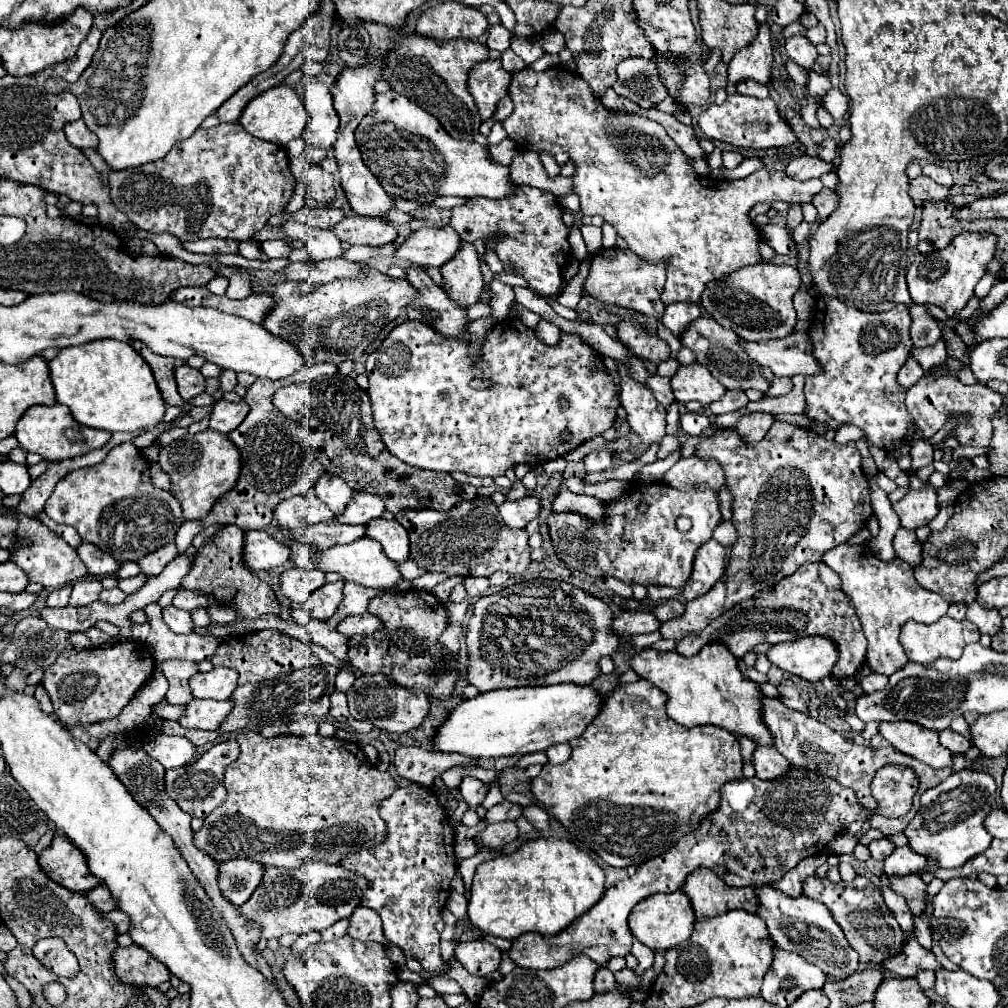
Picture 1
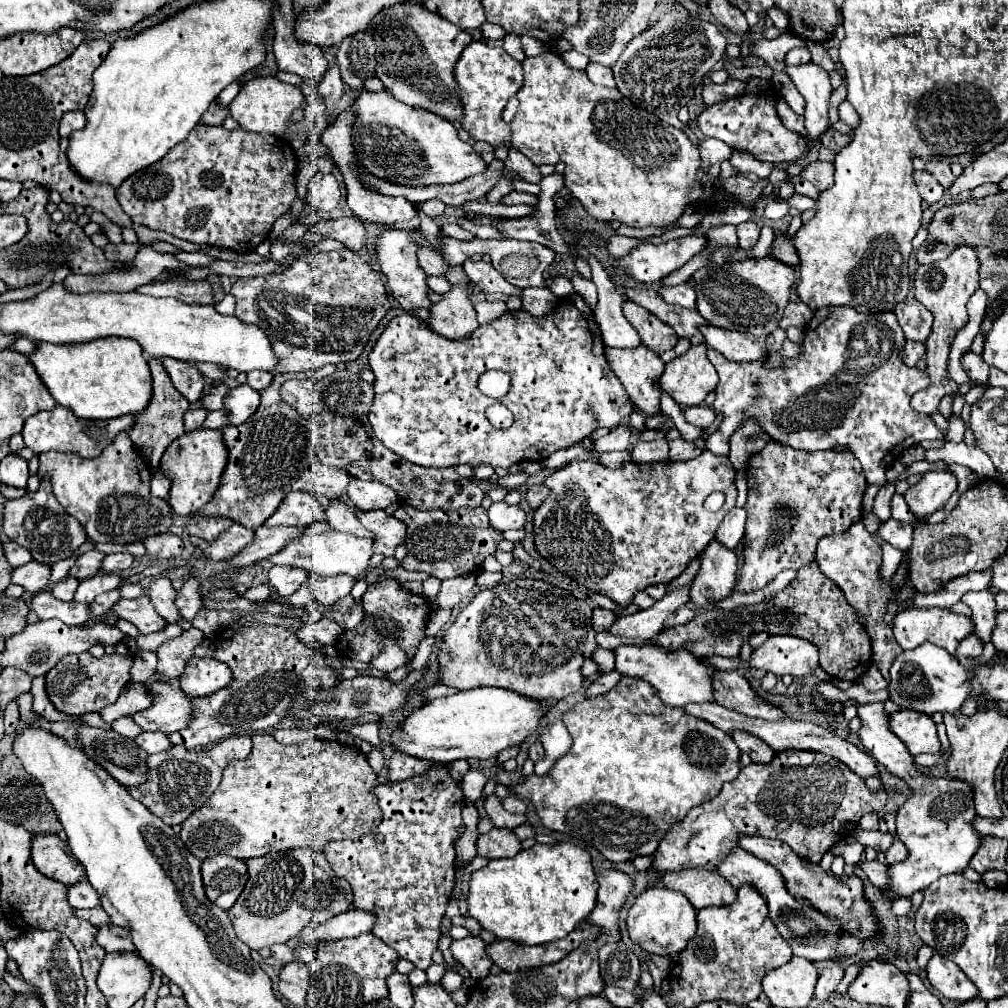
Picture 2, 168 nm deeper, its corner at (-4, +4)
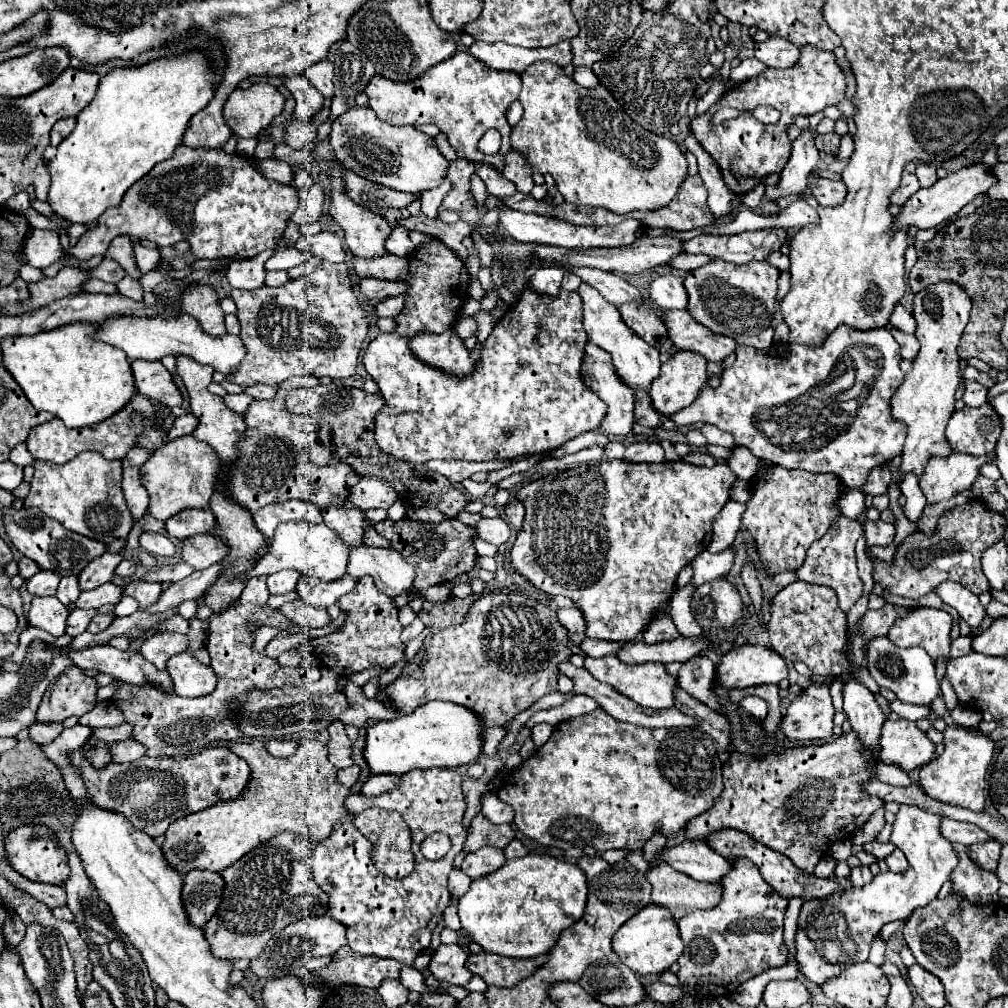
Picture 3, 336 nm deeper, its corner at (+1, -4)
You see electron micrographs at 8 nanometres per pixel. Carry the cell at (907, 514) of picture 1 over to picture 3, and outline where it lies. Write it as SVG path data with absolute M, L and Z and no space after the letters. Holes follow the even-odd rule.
M952 451L948 457L932 457L920 479L920 487L928 503L950 499L958 491L970 489L972 483L980 477L980 467L992 461L994 453L986 453L986 457L972 457Z

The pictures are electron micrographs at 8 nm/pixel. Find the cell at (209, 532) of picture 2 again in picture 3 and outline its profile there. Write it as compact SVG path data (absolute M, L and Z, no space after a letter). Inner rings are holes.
M184 509L166 521L170 537L192 537L198 533L214 531L214 513L210 509Z

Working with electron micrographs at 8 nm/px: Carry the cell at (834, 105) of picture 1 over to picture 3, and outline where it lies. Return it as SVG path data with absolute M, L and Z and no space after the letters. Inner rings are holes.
M846 133L846 135L842 137L842 143L840 143L838 161L848 161L850 155L852 155L852 151L854 151L854 141L852 141L852 137Z

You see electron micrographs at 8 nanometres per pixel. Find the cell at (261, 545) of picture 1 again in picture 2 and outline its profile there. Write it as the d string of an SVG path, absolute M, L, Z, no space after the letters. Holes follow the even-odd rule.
M233 523L233 527L227 529L223 535L219 535L219 539L213 543L205 543L195 535L191 535L189 539L193 545L199 545L203 549L205 557L217 559L217 561L219 559L227 561L227 559L239 555L253 541L253 537L255 537L255 531L251 531L239 523Z

